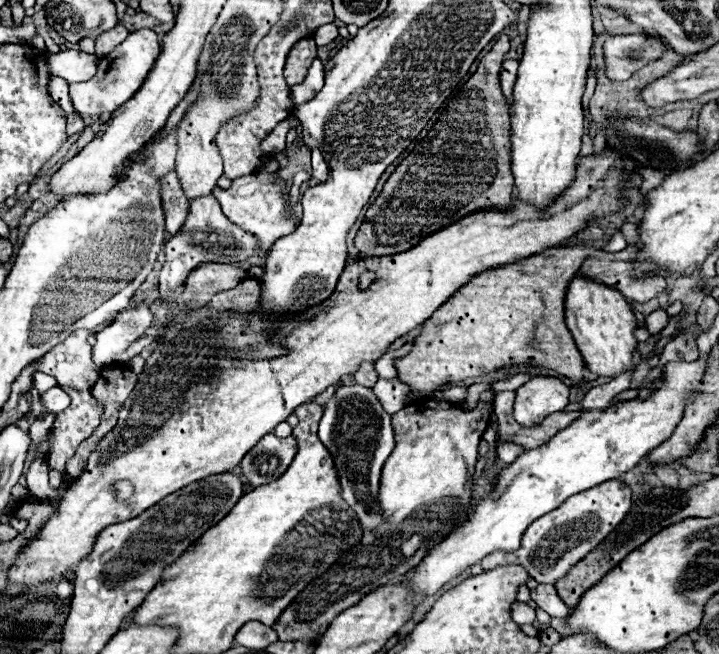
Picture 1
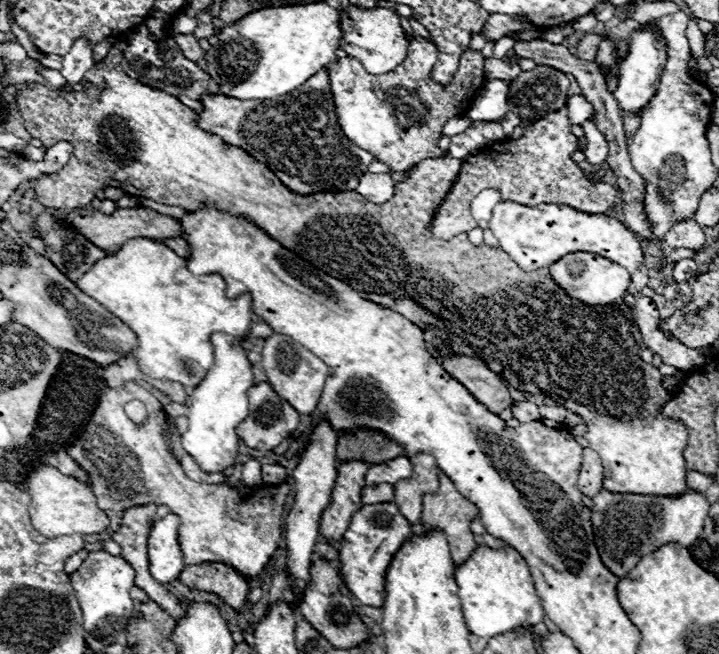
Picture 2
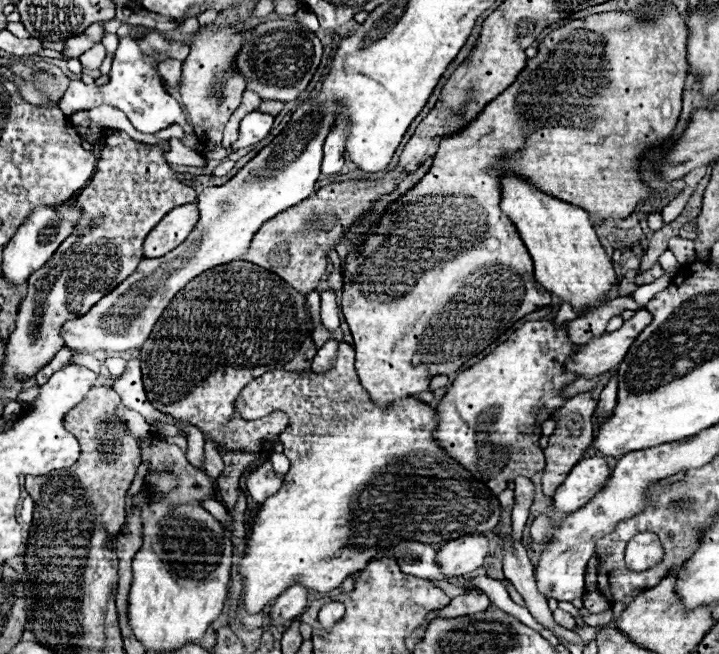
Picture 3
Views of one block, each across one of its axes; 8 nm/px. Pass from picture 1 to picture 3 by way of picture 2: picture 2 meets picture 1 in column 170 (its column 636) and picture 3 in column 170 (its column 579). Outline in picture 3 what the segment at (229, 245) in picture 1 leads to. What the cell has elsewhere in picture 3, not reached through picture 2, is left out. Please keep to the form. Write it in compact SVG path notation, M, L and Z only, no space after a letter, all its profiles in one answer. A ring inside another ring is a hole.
M182 204L168 212L144 240L144 258L160 258L182 244L198 220L196 204Z

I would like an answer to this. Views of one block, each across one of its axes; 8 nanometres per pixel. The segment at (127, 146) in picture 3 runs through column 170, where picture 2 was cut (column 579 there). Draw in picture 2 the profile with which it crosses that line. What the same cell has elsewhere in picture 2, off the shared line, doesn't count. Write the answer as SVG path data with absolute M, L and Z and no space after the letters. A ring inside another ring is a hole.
M560 108L558 112L552 112L532 124L520 140L514 140L514 144L492 144L478 154L468 156L468 160L462 162L462 170L448 196L434 214L430 224L432 234L440 240L450 240L452 236L466 234L476 228L478 224L470 214L470 202L486 188L500 190L502 200L514 200L528 206L566 204L588 214L604 214L610 206L616 204L618 190L610 184L590 182L584 178L578 164L570 160L570 154L576 150L576 146L578 138L570 132L566 108Z

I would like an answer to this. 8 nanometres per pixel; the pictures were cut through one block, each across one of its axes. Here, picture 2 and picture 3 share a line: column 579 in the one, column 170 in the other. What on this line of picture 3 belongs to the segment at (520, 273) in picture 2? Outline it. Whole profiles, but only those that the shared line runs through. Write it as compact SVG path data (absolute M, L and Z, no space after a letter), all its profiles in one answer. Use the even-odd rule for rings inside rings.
M234 260L202 272L172 298L140 350L142 378L148 400L154 408L170 414L178 422L198 426L206 438L214 438L214 442L224 450L258 452L266 440L278 438L280 430L288 426L288 416L276 410L258 420L244 420L236 414L234 404L242 388L264 372L310 370L316 346L312 344L314 324L304 312L304 304L306 296L296 292L280 276L246 260Z

